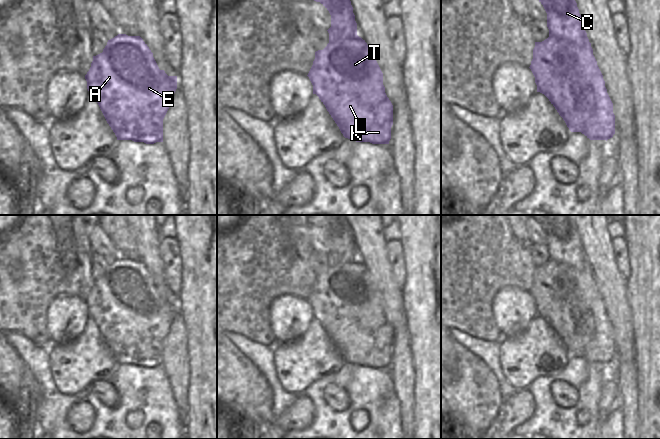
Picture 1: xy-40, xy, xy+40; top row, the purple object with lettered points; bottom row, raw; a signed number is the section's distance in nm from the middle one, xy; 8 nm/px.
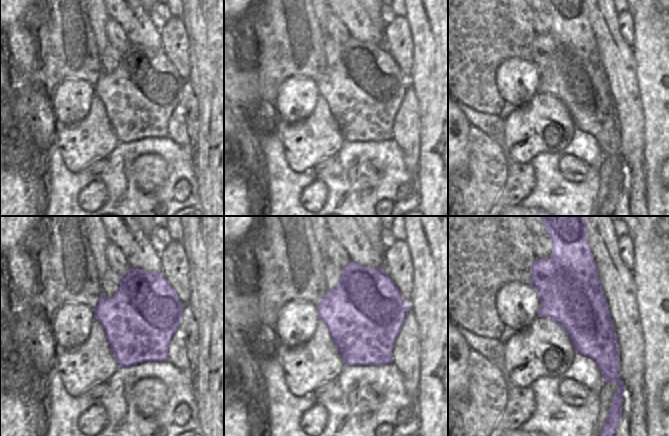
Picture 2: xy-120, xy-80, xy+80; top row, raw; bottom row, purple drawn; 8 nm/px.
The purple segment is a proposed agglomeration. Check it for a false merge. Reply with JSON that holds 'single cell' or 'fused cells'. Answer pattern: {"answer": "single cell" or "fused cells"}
{"answer": "fused cells"}

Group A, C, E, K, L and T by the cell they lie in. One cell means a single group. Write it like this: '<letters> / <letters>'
A E K L T / C

